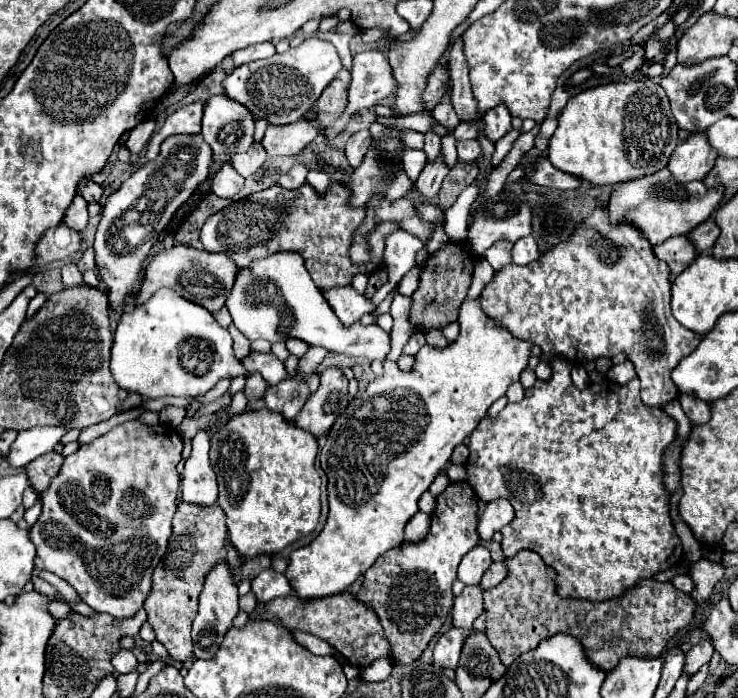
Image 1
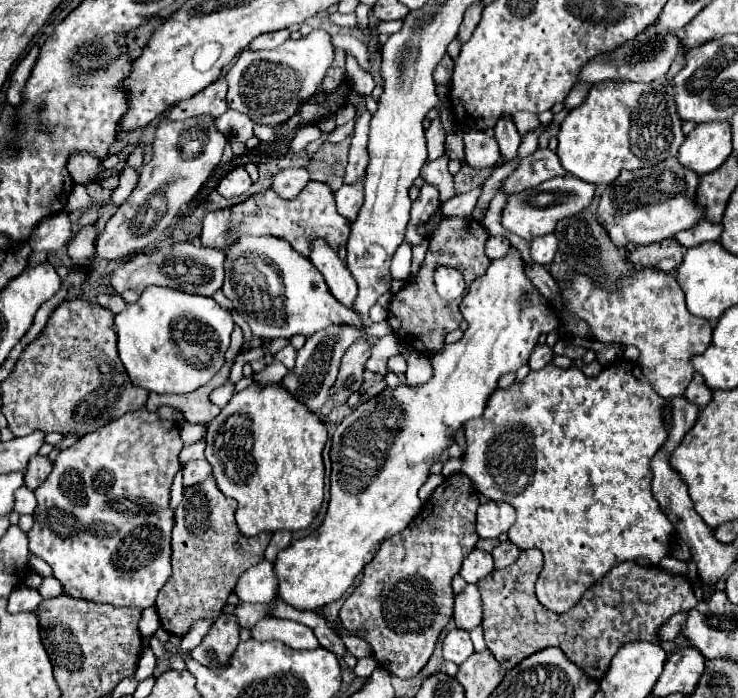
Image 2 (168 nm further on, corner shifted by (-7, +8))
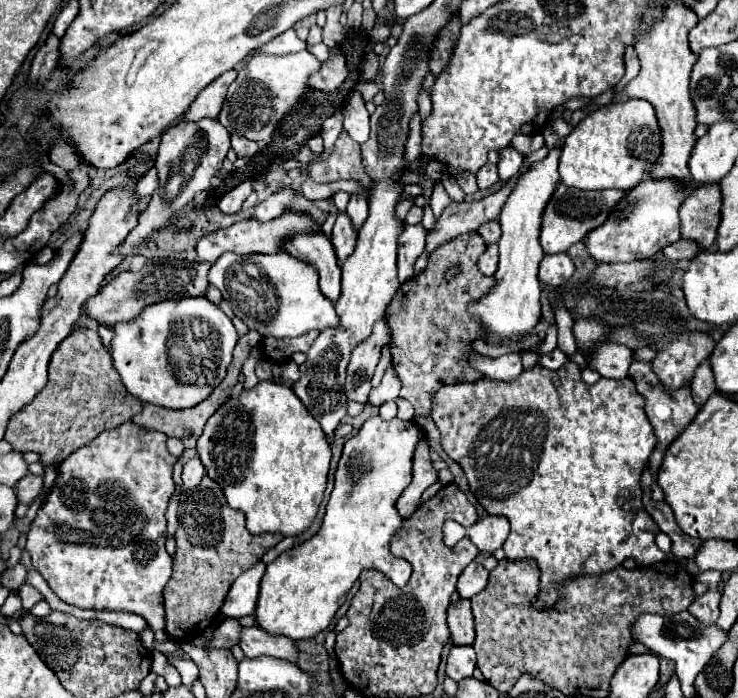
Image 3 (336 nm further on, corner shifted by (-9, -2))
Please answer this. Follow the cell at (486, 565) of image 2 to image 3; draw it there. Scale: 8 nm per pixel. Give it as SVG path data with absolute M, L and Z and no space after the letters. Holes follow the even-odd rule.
M471 562L459 576L457 592L461 594L461 598L473 598L487 586L487 578L489 578L489 570L479 562Z

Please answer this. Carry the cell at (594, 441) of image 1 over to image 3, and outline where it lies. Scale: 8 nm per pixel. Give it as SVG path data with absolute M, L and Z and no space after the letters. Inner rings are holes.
M567 362L559 370L547 370L547 368L535 366L531 370L525 370L515 382L495 382L489 378L481 378L477 382L461 382L457 386L455 384L441 386L433 394L431 406L433 406L431 416L441 430L441 446L465 470L469 488L475 494L477 502L487 510L487 514L499 514L499 516L509 518L509 522L511 522L511 534L503 544L505 556L509 560L521 560L521 558L537 560L539 570L541 570L541 594L535 596L535 602L533 602L535 608L549 610L551 606L555 606L555 602L559 602L561 588L565 586L567 580L575 580L575 576L591 576L591 574L611 572L617 566L621 566L627 558L633 558L639 566L653 566L653 564L665 560L665 554L655 544L659 526L641 502L641 496L643 496L641 474L649 462L651 450L655 448L655 434L645 416L643 394L639 394L635 390L635 382L631 382L631 378L623 378L623 380L601 378L597 384L587 386L581 380L581 368L575 362Z

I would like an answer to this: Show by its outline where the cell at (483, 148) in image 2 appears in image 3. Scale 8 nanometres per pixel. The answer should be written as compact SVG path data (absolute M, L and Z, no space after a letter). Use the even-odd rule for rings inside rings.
M487 162L483 168L479 168L479 172L475 176L477 176L477 186L479 188L489 188L489 186L493 186L499 180L497 166L491 164L491 162Z

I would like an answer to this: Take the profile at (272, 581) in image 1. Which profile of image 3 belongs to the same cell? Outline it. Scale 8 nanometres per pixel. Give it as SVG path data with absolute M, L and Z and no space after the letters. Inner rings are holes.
M259 562L253 566L253 570L243 572L231 586L225 604L221 612L231 618L241 618L255 614L257 600L259 600L259 588L261 588L261 578L265 574L265 564Z

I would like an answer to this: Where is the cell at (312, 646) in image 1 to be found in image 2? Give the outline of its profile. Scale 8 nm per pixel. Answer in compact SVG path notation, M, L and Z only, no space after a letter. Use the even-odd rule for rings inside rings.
M281 618L259 620L251 628L251 638L259 640L259 642L279 640L293 650L315 650L315 648L319 648L319 642L317 642L311 628L307 628L299 622L281 620Z

